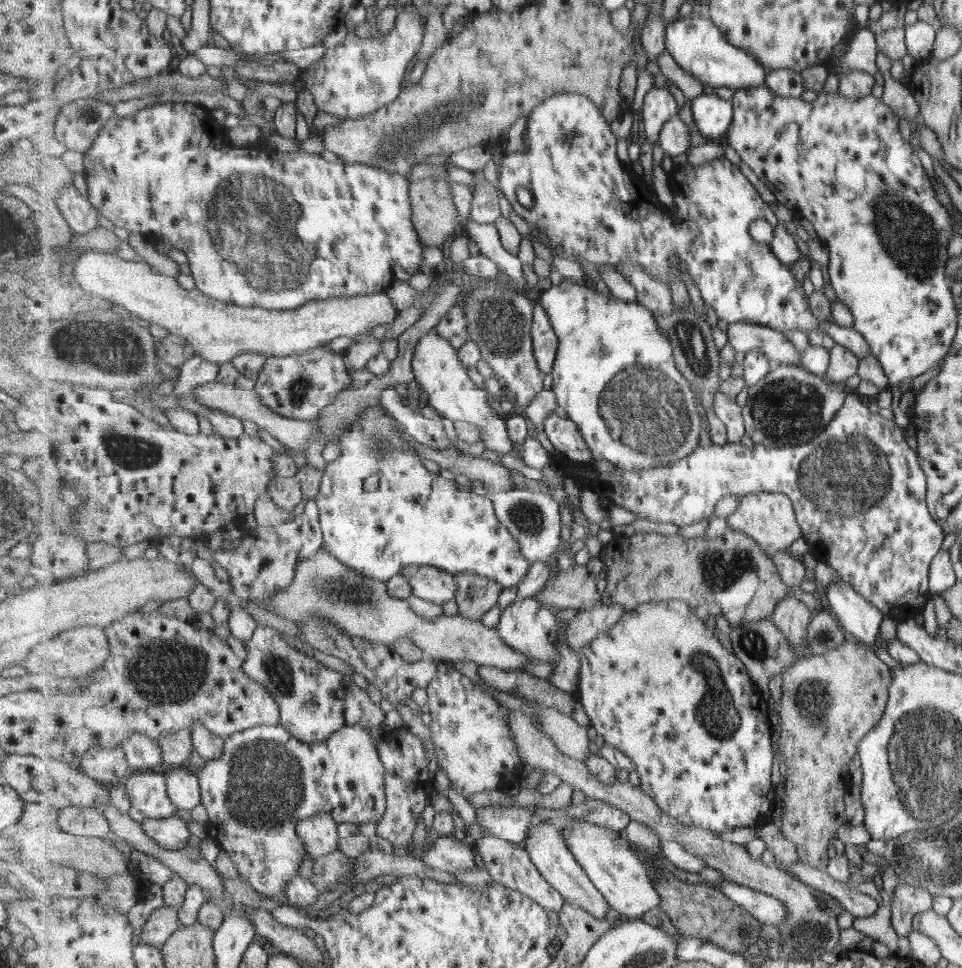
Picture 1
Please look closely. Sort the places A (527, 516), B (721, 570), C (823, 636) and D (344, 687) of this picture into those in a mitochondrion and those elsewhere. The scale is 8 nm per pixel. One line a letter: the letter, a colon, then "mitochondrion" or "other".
A: mitochondrion
B: mitochondrion
C: mitochondrion
D: other

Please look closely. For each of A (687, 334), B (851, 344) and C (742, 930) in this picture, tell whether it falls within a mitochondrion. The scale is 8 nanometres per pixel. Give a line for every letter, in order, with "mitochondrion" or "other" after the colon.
A: mitochondrion
B: other
C: mitochondrion

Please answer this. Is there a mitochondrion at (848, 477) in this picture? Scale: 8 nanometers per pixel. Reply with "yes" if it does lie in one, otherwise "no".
yes

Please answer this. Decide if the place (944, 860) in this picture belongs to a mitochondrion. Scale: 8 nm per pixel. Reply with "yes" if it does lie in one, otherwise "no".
yes

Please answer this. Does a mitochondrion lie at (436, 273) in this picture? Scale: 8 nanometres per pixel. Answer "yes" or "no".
no

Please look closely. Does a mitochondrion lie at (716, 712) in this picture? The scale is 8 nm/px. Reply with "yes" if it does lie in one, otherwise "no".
yes

